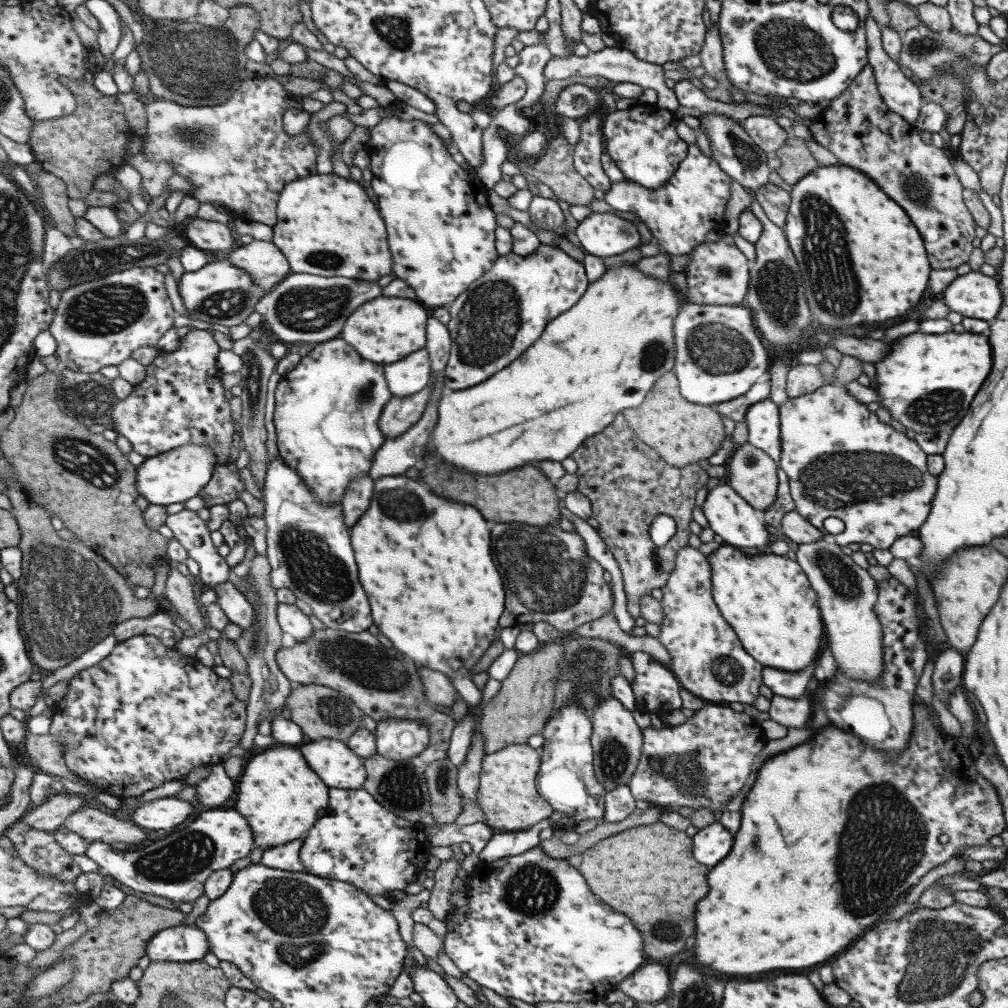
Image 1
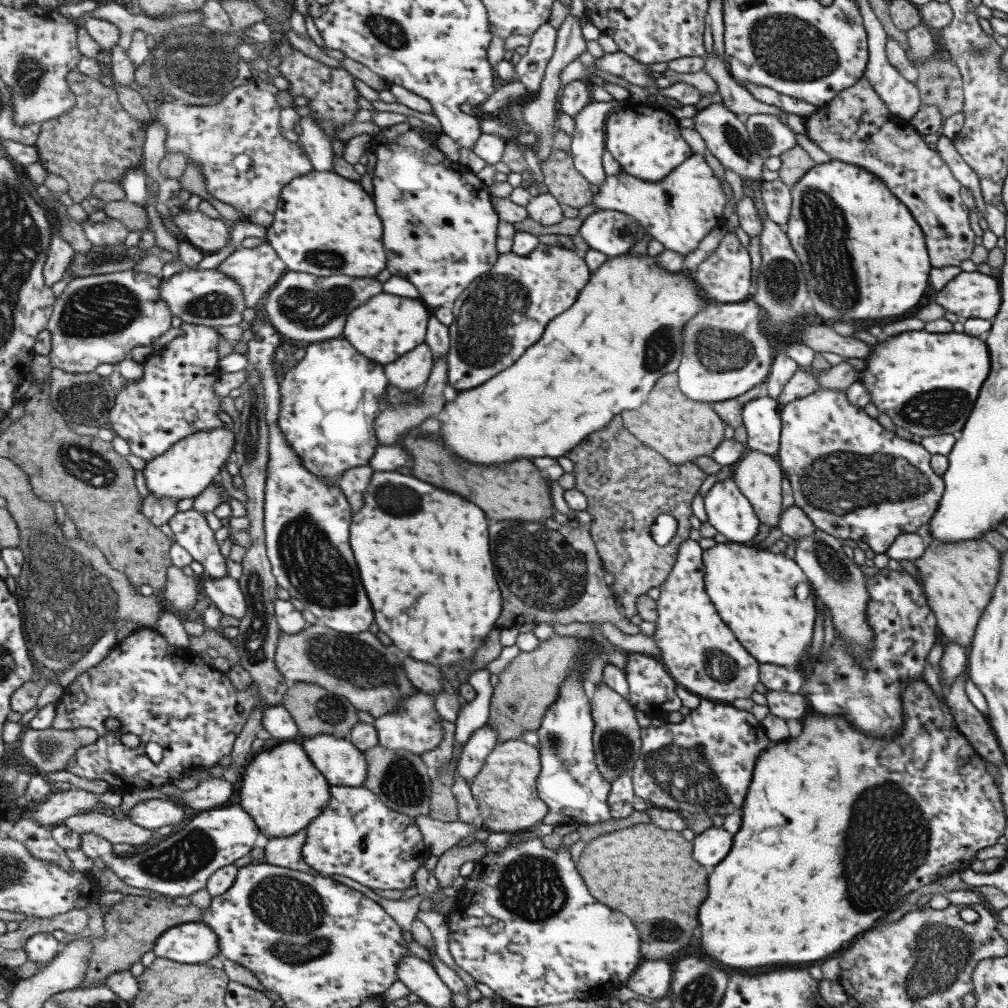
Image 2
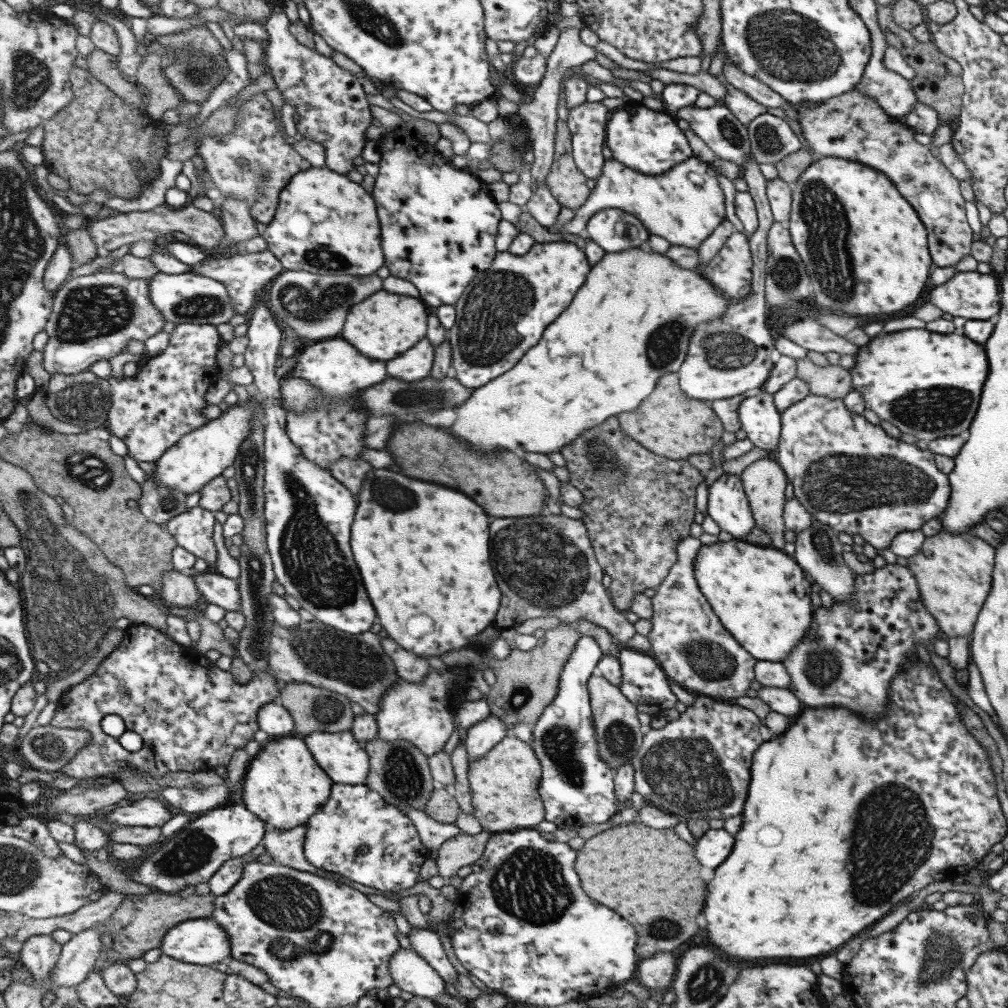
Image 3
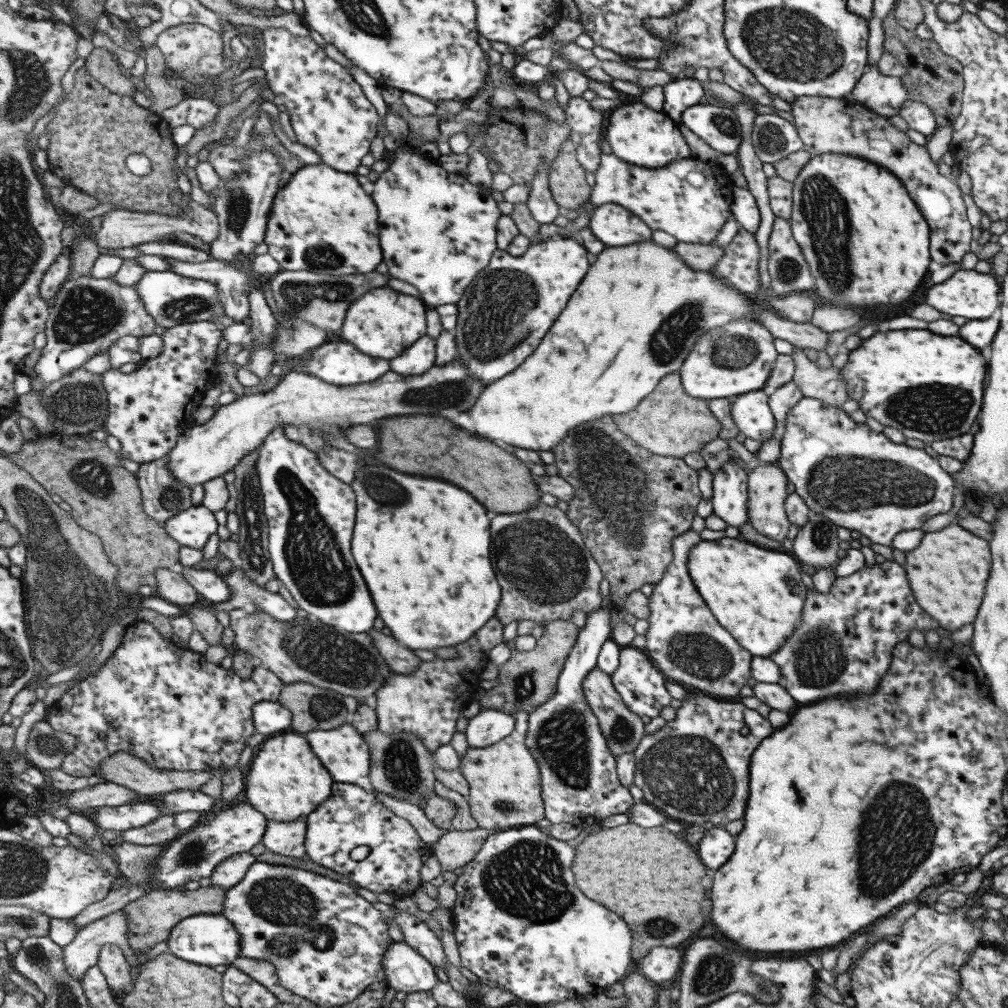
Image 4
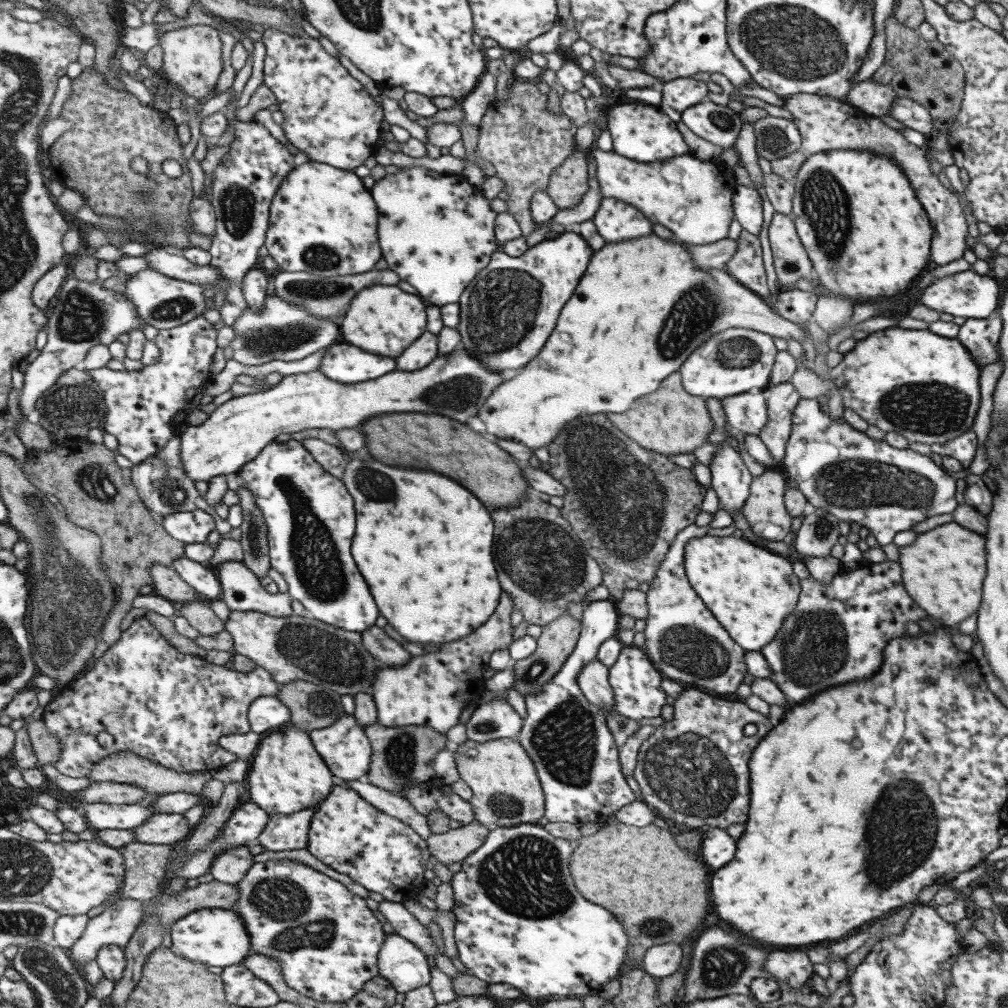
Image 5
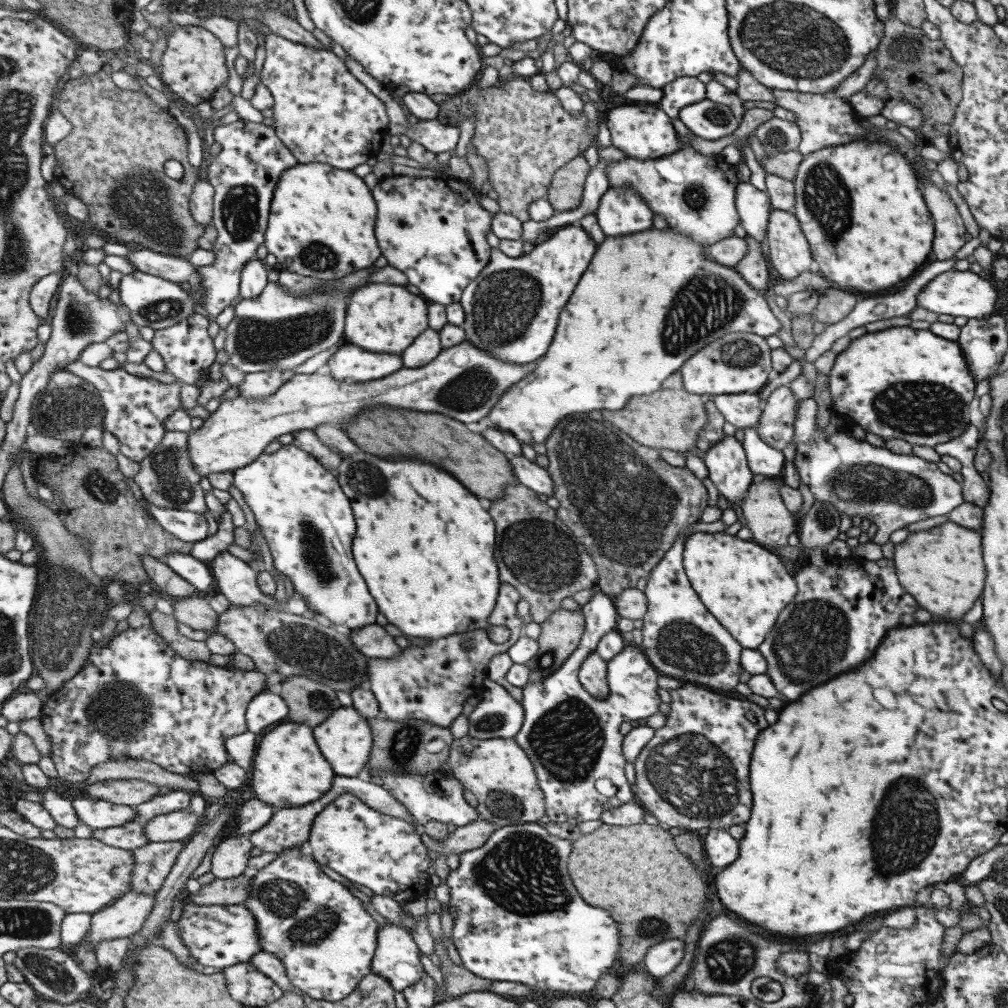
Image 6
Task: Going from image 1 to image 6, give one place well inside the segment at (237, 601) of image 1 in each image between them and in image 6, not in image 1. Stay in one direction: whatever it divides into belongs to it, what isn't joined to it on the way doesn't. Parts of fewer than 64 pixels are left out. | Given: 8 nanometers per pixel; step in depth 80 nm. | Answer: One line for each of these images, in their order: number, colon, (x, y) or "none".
2: (224, 593)
3: (216, 589)
4: (208, 583)
5: (203, 580)
6: (196, 572)

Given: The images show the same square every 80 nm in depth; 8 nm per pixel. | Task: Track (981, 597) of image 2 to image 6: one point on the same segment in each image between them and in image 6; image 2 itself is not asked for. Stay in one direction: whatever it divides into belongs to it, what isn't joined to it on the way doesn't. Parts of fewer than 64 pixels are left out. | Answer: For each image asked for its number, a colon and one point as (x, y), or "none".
3: (952, 571)
4: (946, 573)
5: (942, 571)
6: (941, 568)

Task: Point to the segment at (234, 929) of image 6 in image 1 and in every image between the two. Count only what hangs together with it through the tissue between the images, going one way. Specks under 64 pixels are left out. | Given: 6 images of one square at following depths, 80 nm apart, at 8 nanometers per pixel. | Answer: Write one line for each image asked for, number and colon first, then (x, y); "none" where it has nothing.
1: (182, 943)
2: (193, 943)
3: (199, 941)
4: (209, 940)
5: (213, 937)

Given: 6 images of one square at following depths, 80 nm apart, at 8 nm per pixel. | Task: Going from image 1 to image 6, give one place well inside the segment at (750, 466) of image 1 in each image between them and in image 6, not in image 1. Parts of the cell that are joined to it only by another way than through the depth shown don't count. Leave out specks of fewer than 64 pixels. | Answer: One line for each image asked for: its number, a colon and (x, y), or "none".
2: (757, 476)
3: (763, 482)
4: (767, 487)
5: (764, 510)
6: (769, 522)

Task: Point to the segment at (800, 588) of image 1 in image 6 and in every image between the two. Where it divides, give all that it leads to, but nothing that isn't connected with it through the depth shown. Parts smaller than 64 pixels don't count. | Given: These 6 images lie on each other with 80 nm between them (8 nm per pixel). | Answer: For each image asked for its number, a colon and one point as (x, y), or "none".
2: (753, 590)
3: (752, 589)
4: (754, 593)
5: (749, 589)
6: (743, 585)

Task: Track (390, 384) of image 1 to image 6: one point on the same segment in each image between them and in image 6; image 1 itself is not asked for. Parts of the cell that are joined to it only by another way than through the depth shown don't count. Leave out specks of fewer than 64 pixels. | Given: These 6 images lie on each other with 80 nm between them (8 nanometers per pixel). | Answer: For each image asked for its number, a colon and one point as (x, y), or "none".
2: (410, 371)
3: (415, 364)
4: (416, 359)
5: (424, 349)
6: (424, 348)

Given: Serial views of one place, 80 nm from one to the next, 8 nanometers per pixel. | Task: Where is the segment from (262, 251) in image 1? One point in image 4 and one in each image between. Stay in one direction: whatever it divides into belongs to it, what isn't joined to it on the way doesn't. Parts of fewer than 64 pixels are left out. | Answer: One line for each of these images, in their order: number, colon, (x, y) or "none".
2: (255, 270)
3: (245, 276)
4: (234, 282)

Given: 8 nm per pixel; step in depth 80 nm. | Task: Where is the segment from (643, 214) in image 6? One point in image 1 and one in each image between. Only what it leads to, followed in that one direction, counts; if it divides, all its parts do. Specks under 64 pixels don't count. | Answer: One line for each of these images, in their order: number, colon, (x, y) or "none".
1: (601, 234)
2: (612, 233)
3: (614, 230)
4: (612, 225)
5: (614, 220)

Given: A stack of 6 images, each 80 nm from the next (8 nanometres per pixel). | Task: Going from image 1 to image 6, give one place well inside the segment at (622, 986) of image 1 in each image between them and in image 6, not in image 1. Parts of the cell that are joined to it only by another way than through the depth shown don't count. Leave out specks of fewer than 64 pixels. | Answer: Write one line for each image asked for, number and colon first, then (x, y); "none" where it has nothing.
2: (652, 978)
3: (656, 972)
4: (661, 964)
5: (658, 962)
6: (659, 960)

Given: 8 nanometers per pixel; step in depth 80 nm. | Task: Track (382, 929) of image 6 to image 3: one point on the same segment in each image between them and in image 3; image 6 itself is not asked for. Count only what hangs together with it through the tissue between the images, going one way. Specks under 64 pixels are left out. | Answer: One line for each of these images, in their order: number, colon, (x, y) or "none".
3: (409, 972)
4: (406, 971)
5: (404, 966)

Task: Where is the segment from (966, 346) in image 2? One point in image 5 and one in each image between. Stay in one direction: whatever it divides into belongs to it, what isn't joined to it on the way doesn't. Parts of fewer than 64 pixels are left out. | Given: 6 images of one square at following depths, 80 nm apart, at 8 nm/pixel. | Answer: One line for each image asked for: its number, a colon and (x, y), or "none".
3: (927, 385)
4: (928, 387)
5: (923, 387)

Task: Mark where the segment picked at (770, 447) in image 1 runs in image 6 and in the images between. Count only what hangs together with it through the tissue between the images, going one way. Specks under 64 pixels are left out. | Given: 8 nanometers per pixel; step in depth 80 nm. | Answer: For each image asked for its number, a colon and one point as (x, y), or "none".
2: (761, 416)
3: (759, 419)
4: (750, 412)
5: (746, 412)
6: (742, 410)

